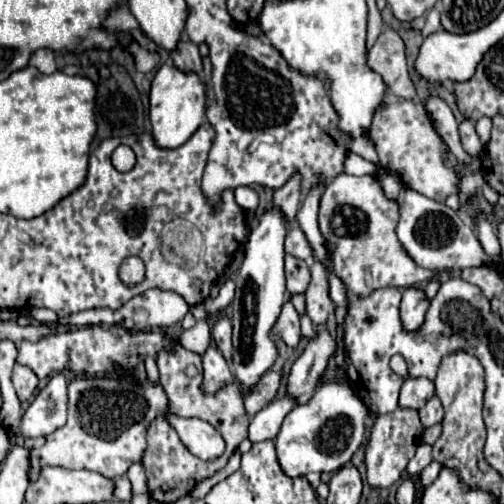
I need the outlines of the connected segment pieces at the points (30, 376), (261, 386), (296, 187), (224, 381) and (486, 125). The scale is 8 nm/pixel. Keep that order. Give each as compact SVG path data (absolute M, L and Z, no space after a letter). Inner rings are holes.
M16 363L14 369L12 369L12 385L16 389L18 399L26 401L34 395L36 387L38 387L38 377L34 375L34 371L30 367L24 367L24 365Z
M276 371L264 373L264 379L260 379L260 383L256 383L256 387L248 391L248 395L244 395L246 415L254 417L262 407L266 407L276 397L278 387L280 387L280 373Z
M296 173L296 175L292 175L292 179L288 179L288 183L284 183L284 187L280 187L274 193L274 205L278 205L282 209L288 223L294 221L300 199L302 199L302 185L300 183L302 183L300 173Z
M212 345L204 355L204 381L202 381L202 389L206 393L216 393L220 387L234 383L234 377L228 369L226 359L222 357L222 353Z
M482 117L482 119L477 121L475 125L476 133L479 136L483 146L485 146L490 139L491 128L492 120L488 119L488 117Z

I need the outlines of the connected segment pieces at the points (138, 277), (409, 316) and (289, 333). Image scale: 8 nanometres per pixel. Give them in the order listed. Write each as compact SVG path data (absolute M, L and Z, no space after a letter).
M128 257L120 265L120 277L128 285L136 285L144 279L144 263L138 257Z
M406 287L402 291L402 305L400 305L400 319L406 331L418 331L424 323L424 315L428 309L428 299L424 289Z
M286 301L282 311L278 313L280 317L276 317L276 327L274 331L278 331L278 337L288 345L288 347L296 347L300 337L300 317L296 313L296 309L292 307L290 301Z

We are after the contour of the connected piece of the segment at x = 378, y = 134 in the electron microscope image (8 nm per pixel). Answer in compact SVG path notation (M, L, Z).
M386 93L384 103L374 113L368 137L376 145L380 165L400 175L402 183L426 197L446 199L450 193L456 193L458 175L448 169L442 161L442 139L436 133L424 105L412 103L409 99Z

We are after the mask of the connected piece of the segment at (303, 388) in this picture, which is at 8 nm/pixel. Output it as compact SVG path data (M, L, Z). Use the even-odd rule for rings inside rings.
M326 329L318 331L316 339L306 345L304 353L294 361L290 369L288 387L286 387L286 393L290 397L302 399L314 393L316 375L324 373L328 359L334 353L334 347L336 347L336 341L332 339L332 335Z

